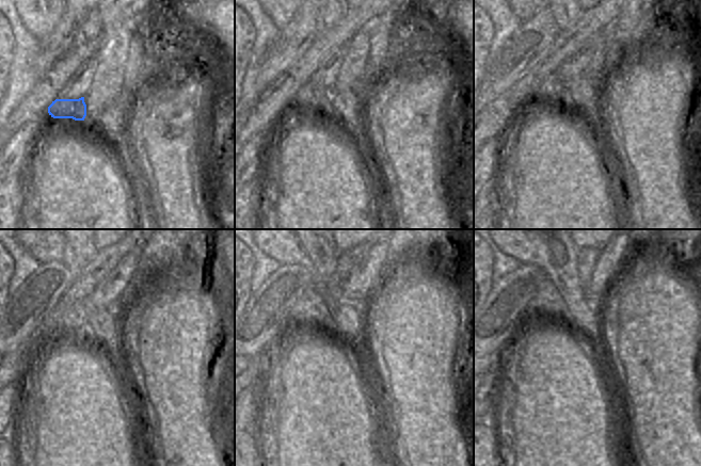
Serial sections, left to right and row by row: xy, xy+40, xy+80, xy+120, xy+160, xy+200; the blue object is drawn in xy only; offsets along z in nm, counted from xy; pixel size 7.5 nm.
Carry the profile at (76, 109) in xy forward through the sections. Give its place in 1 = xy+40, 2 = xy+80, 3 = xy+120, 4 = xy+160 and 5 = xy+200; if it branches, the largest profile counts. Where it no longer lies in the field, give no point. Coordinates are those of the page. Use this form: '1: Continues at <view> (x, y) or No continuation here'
1: Continues at xy+40 (312, 96)
2: Continues at xy+80 (553, 87)
3: Continues at xy+120 (74, 319)
4: Continues at xy+160 (311, 308)
5: Continues at xy+200 (547, 301).

